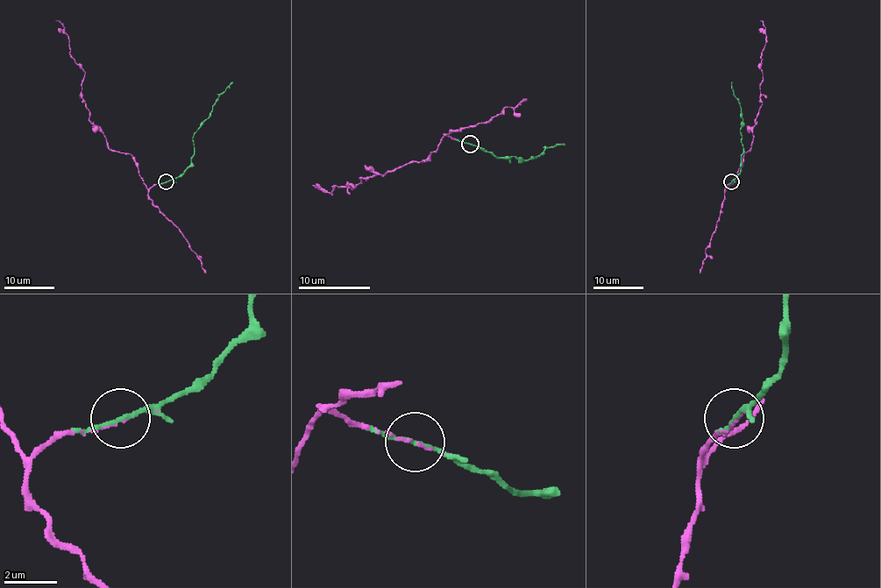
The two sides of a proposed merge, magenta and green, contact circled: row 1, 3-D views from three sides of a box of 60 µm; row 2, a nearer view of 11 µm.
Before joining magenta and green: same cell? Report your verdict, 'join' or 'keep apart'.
join

